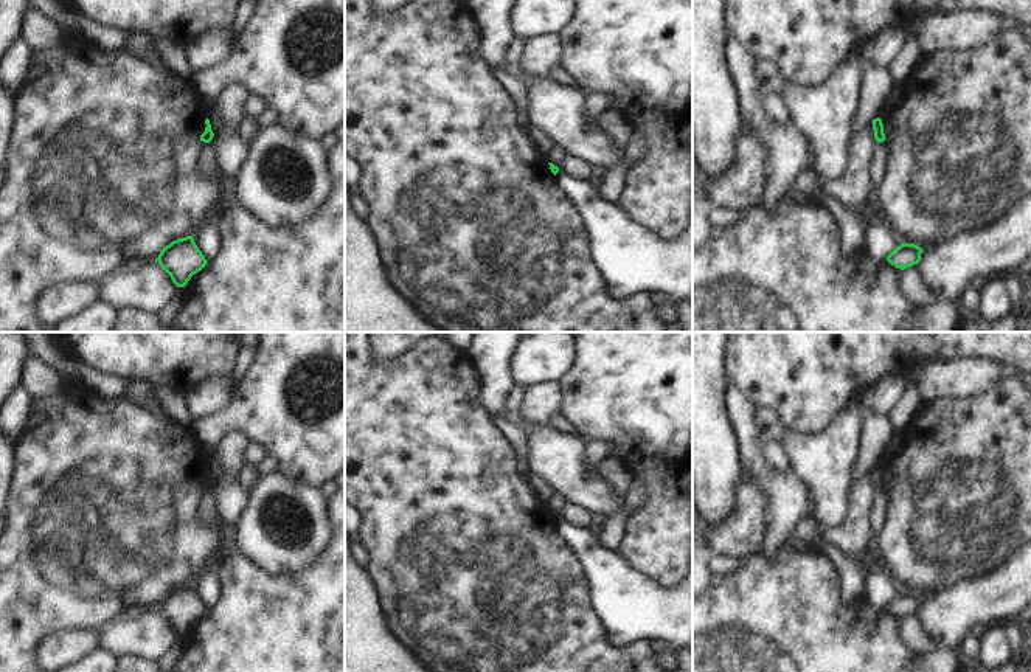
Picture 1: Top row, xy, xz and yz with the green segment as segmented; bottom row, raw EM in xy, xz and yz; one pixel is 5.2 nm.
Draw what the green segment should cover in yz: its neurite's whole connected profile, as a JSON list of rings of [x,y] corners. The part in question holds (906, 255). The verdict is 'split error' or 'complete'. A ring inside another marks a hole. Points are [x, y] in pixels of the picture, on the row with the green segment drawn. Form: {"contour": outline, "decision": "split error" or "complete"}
{"contour": [[[901,244],[888,256],[887,261],[896,268],[907,268],[921,261],[922,248],[915,244]]], "decision": "complete"}

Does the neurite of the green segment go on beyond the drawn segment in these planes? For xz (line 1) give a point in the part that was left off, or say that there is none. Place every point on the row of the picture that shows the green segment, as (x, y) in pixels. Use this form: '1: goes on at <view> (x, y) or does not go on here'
1: does not go on here

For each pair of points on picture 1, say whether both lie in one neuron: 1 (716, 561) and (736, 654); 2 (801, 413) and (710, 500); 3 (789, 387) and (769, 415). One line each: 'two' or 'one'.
1: two
2: two
3: two

